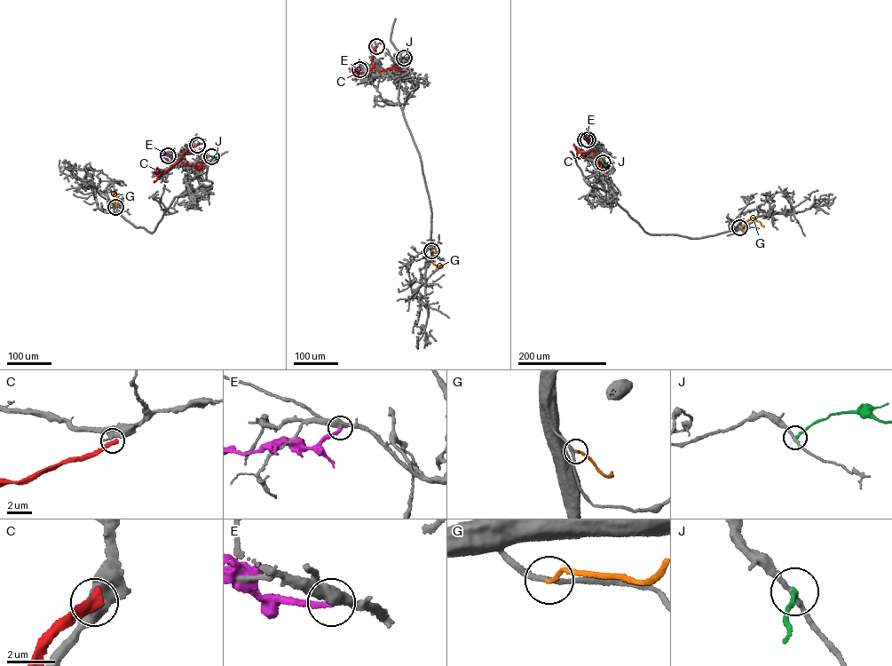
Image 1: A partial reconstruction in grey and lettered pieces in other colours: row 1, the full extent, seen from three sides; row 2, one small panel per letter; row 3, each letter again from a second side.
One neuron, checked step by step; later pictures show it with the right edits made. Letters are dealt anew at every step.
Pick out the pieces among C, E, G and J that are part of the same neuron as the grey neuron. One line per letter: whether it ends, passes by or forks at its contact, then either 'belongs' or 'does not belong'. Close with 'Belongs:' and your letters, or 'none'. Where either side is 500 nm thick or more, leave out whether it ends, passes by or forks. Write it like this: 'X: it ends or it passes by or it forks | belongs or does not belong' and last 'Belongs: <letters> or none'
C: does not belong
E: it ends | does not belong
G: it ends | belongs
J: it ends | does not belong
Belongs: G

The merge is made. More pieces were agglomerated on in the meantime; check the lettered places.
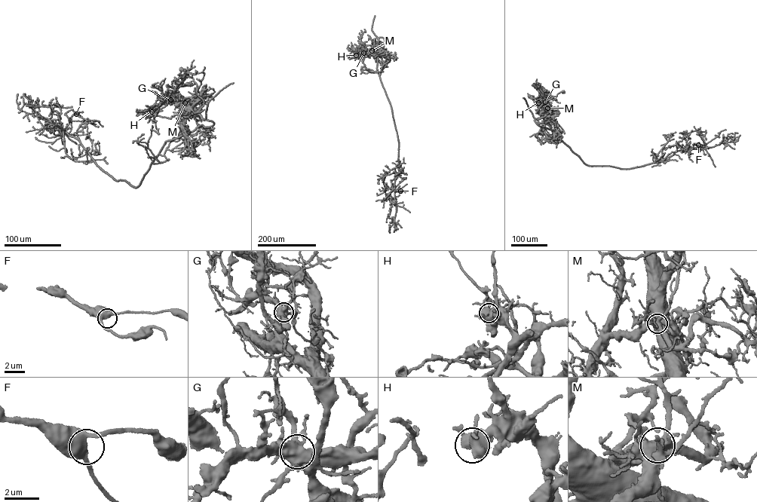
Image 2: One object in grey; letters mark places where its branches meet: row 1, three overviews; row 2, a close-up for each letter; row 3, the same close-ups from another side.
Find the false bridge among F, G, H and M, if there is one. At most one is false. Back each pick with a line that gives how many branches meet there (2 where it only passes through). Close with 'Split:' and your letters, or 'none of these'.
G: 7 branches meet
Split: G

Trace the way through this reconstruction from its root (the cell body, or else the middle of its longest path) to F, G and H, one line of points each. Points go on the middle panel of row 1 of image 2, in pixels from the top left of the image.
F: (369, 56), (372, 41), (375, 38), (377, 47), (382, 38), (376, 68), (399, 141), (394, 190), (400, 191)
G: (369, 56), (372, 42), (375, 38), (372, 49), (363, 53)
H: (369, 56), (375, 38), (373, 47), (369, 52), (356, 55)

